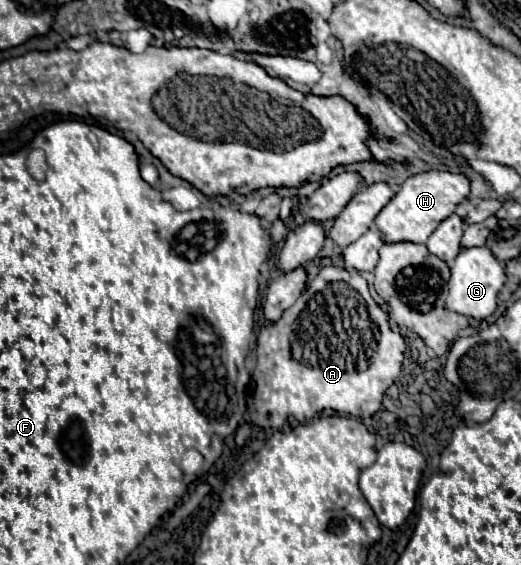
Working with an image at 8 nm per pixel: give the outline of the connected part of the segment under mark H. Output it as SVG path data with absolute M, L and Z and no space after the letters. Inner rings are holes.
M434 169L412 175L396 191L392 201L380 211L374 225L382 231L386 243L396 243L396 241L426 243L432 231L436 231L436 227L456 211L456 207L468 197L468 193L470 193L470 181L464 173Z

